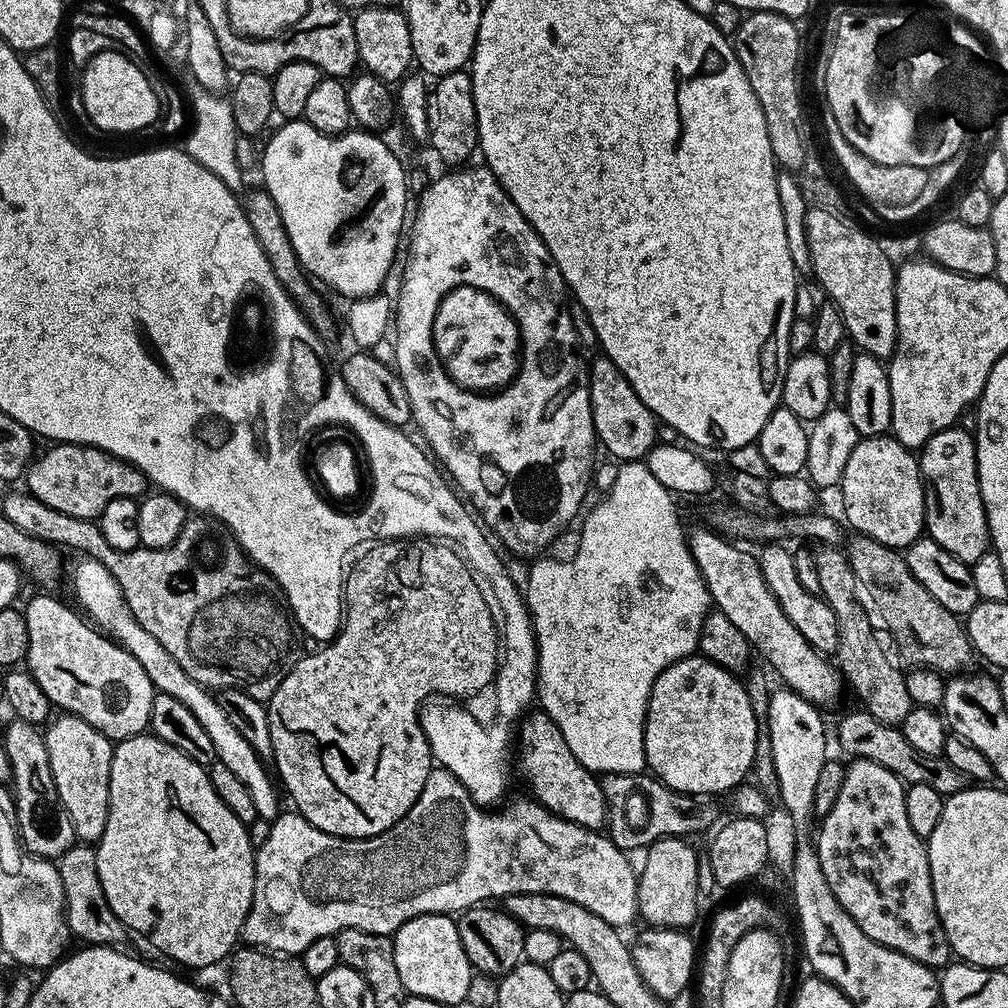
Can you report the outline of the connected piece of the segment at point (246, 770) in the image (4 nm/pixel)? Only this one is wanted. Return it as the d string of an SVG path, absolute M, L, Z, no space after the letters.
M89 558L78 560L80 561L72 568L72 592L76 595L75 603L82 609L83 615L105 636L126 649L131 656L138 658L142 670L146 670L152 687L157 693L172 695L182 702L187 710L190 710L193 719L202 726L202 730L214 744L217 763L229 767L250 791L257 817L261 820L273 821L279 815L280 806L278 806L278 794L263 766L265 764L263 757L260 757L253 746L234 728L230 718L218 704L217 697L209 689L190 678L190 675L186 674L174 658L163 649L161 643L142 628L141 623L131 613L130 606L123 596L123 590L119 588L118 582L111 576L110 571L106 570L106 566L100 561Z

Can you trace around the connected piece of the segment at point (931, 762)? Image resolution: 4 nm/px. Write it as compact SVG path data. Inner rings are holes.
M864 710L852 712L841 718L838 724L838 742L841 748L850 754L849 757L878 762L899 777L905 785L931 786L945 798L960 793L970 786L968 776L956 770L943 756L922 755L920 751L909 746L901 729L893 725L879 724Z

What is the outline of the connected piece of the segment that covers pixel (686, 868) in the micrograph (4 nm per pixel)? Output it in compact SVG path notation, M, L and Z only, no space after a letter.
M664 836L660 840L656 840L653 844L648 845L646 849L646 855L648 857L644 860L644 869L641 867L638 872L638 879L636 881L636 889L638 890L638 906L640 911L638 913L639 919L645 920L645 925L651 926L653 928L679 928L681 930L691 929L691 924L696 920L696 899L700 896L700 864L702 868L702 860L696 857L696 852L691 848L689 841L687 839L678 836Z

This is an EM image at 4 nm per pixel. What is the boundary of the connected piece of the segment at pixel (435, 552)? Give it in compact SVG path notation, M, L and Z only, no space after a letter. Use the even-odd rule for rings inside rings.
M393 540L376 542L367 549L365 556L356 560L356 565L347 569L342 585L342 623L332 639L327 641L317 652L309 656L301 655L296 665L282 679L281 684L266 707L269 718L270 738L273 742L271 759L276 762L280 771L280 780L286 791L292 795L295 811L305 816L314 827L331 836L340 836L344 840L365 840L371 836L382 834L390 830L390 826L397 824L408 813L410 806L414 806L420 797L420 791L428 773L433 771L434 761L432 752L424 739L424 732L420 728L419 711L422 705L433 695L449 692L449 697L465 696L471 698L478 694L480 685L491 678L493 673L494 642L496 628L488 624L488 608L484 608L484 600L480 600L480 592L476 592L476 584L468 580L470 572L460 568L460 560L452 556L444 548L436 548L436 544L397 544Z

